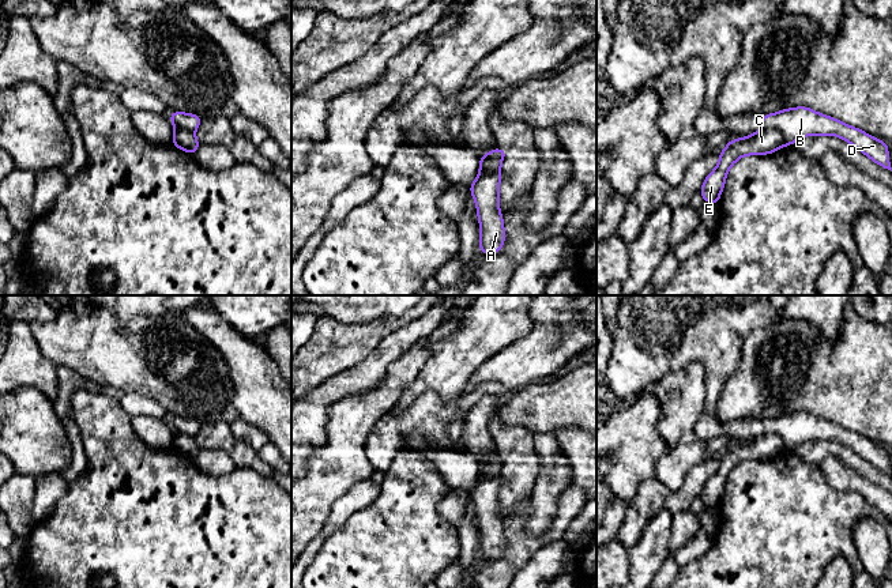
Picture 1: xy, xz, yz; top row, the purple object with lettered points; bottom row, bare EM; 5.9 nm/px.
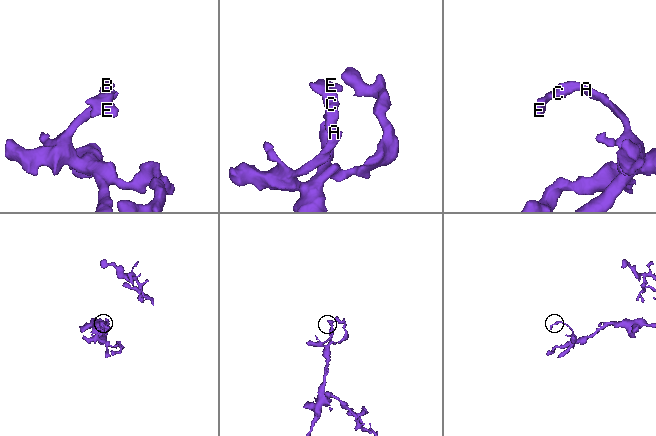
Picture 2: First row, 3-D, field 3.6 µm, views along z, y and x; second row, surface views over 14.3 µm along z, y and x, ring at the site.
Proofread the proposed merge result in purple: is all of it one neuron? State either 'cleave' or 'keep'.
cleave

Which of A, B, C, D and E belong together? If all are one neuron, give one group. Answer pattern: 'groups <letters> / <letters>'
groups A B D / C E

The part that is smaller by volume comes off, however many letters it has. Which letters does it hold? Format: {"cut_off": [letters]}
{"cut_off": ["C", "E"]}

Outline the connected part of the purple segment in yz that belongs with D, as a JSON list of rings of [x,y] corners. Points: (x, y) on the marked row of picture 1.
[[[806,106],[764,114],[761,117],[761,127],[778,129],[789,146],[793,146],[803,136],[838,136],[859,150],[877,165],[892,172],[888,143],[867,135],[862,129],[847,125],[833,117],[817,113]]]

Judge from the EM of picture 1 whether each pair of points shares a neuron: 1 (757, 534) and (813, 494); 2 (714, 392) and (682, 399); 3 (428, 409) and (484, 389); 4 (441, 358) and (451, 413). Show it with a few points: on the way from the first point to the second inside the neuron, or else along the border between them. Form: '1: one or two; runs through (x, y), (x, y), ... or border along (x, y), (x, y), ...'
1: one; runs through (771, 524), (790, 505), (800, 505)
2: two; border along (699, 362), (704, 369), (706, 411)
3: one; runs through (441, 409), (455, 409), (470, 399)
4: two; border along (462, 392), (450, 400), (433, 392), (418, 398)

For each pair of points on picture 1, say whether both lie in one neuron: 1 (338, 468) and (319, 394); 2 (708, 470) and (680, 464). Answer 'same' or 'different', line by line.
1: different
2: different

